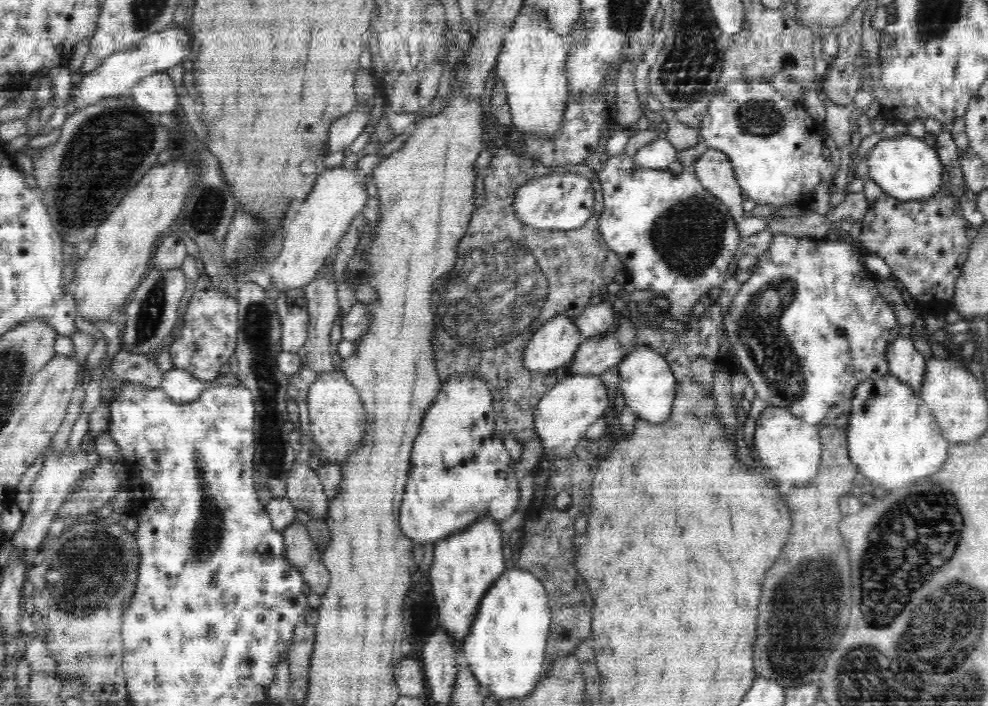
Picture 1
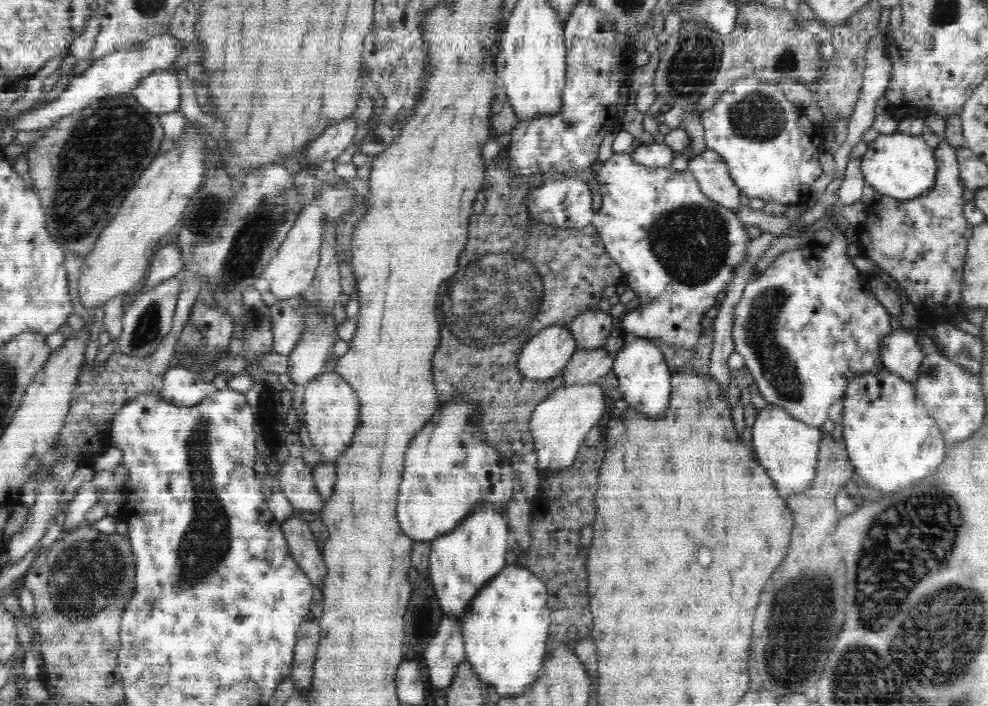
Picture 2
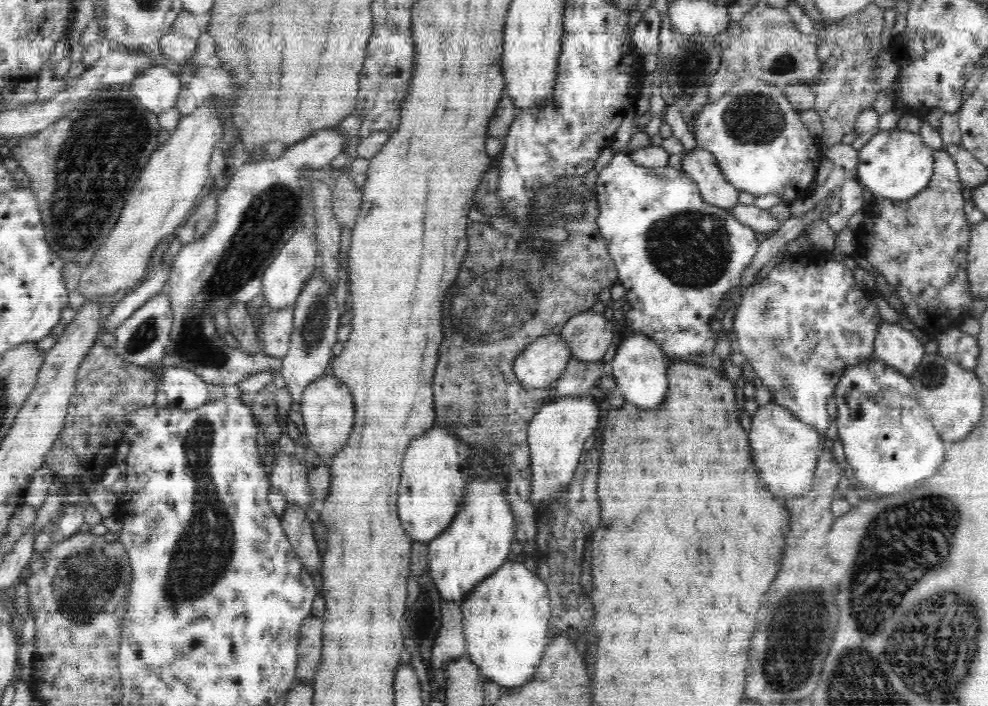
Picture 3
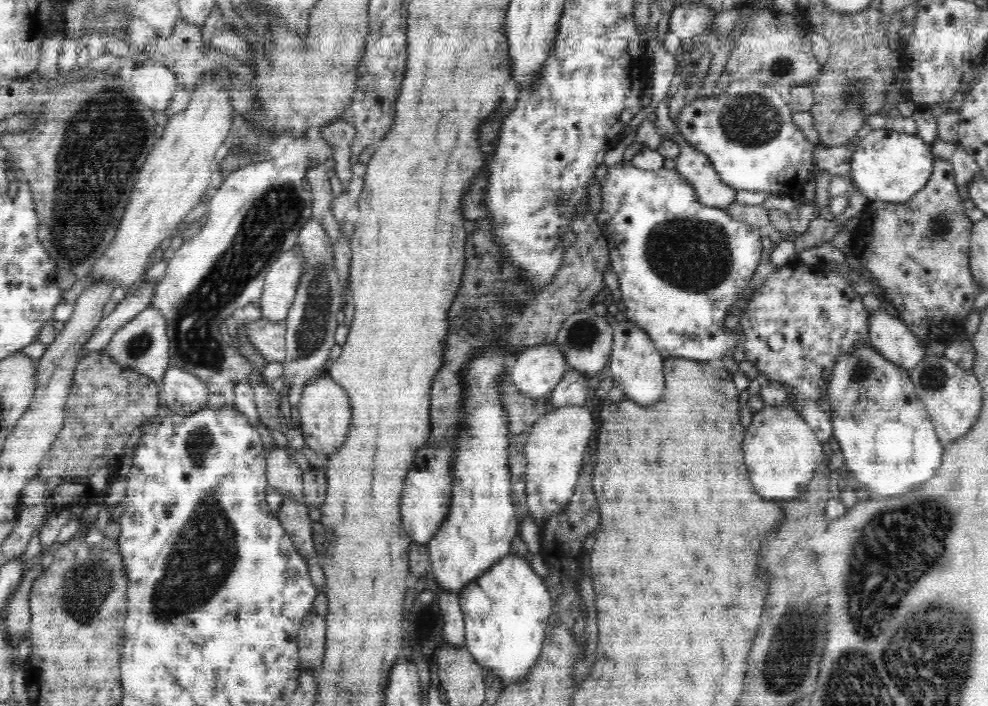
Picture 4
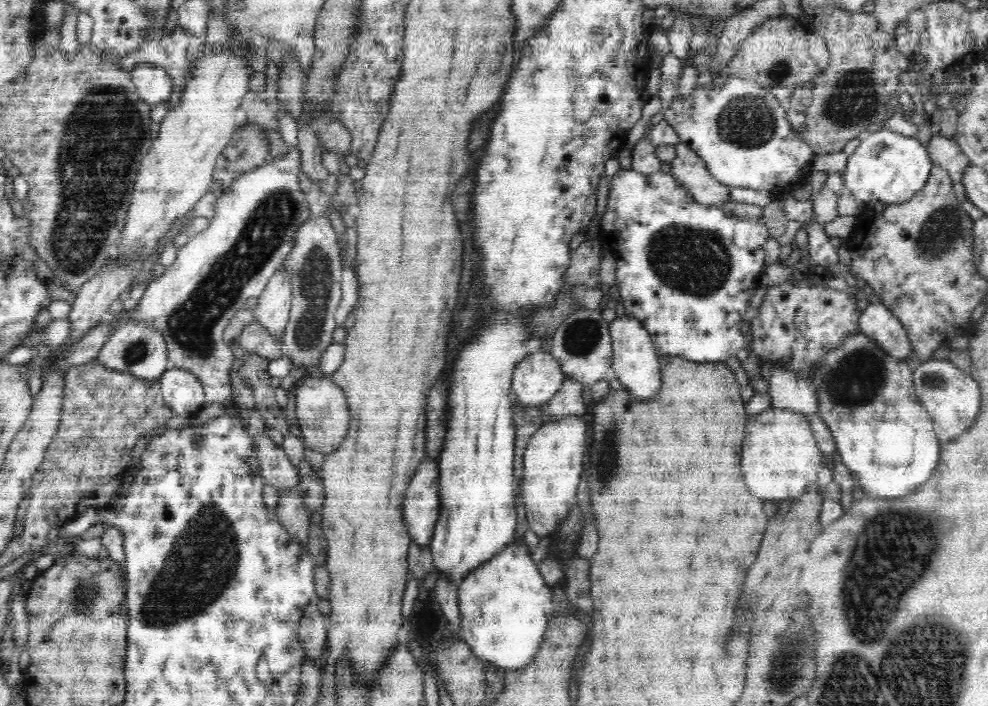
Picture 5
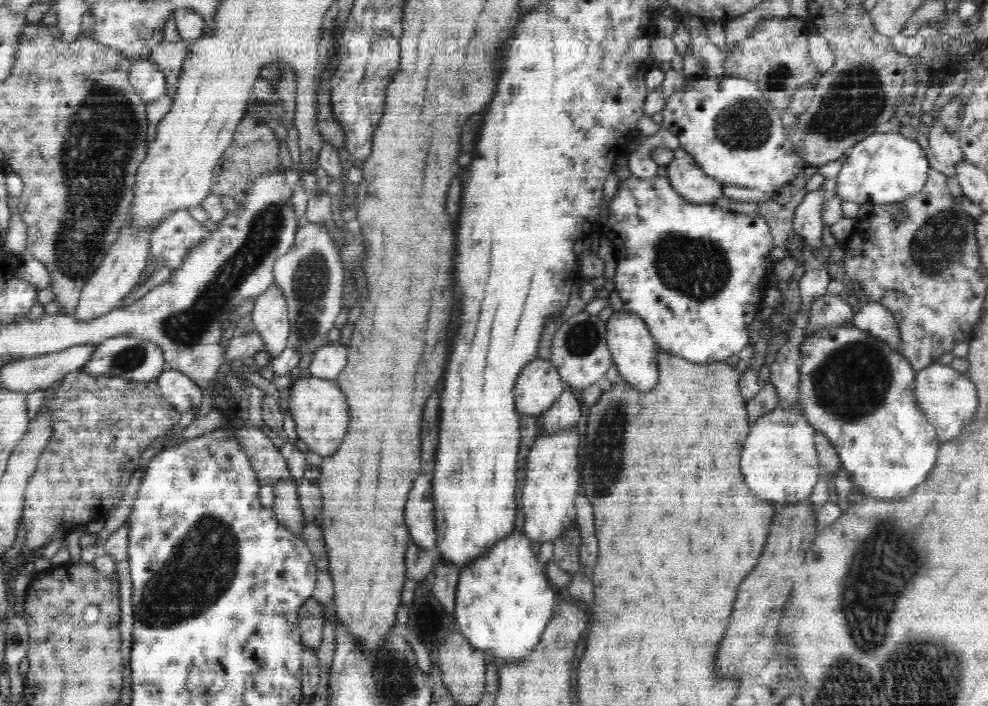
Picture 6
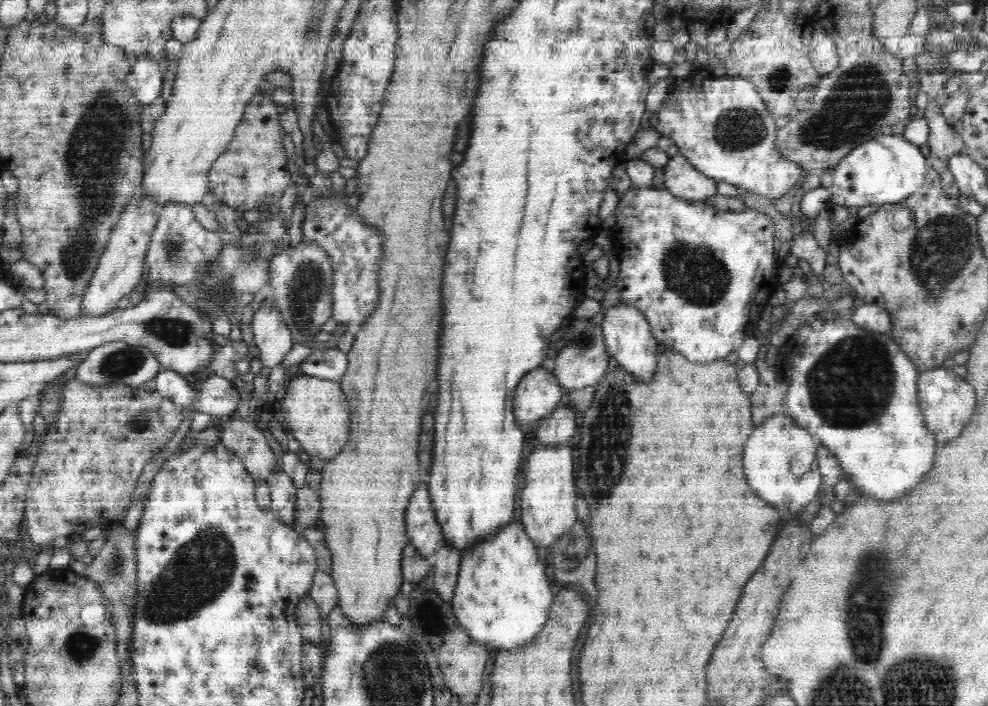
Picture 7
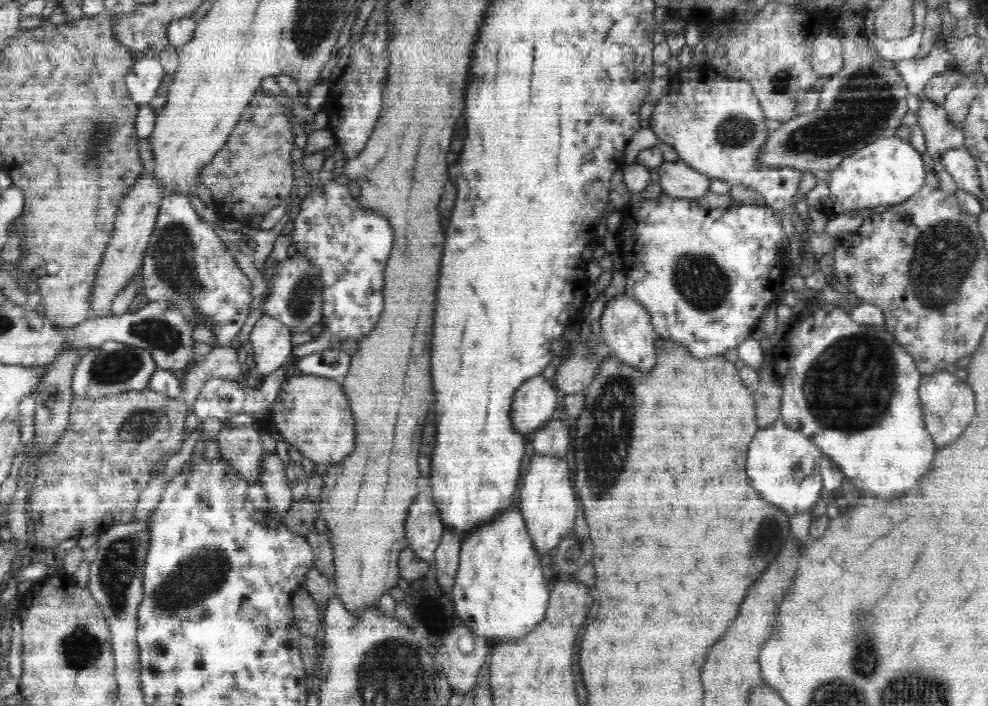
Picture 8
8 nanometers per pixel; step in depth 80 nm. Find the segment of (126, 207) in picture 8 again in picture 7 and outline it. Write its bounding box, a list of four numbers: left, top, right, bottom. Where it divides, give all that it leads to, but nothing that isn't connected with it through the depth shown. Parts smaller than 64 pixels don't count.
[81,197,159,316]

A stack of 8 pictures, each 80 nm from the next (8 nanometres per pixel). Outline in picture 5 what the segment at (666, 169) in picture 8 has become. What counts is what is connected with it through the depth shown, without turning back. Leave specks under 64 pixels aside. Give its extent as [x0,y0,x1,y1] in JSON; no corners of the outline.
[669,142,732,206]

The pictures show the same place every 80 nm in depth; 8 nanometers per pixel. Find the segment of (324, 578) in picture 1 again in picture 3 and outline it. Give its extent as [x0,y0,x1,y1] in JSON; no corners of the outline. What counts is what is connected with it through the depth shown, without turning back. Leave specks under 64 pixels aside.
[280,506,322,573]

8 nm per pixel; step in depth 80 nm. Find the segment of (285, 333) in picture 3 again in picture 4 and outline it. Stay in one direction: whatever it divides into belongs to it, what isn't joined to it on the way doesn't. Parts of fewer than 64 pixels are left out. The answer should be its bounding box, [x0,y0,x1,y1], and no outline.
[245,318,286,362]

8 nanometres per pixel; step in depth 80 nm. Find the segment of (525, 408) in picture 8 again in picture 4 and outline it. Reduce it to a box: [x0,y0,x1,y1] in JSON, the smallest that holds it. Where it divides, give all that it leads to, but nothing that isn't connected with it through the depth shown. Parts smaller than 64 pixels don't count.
[508,342,568,398]

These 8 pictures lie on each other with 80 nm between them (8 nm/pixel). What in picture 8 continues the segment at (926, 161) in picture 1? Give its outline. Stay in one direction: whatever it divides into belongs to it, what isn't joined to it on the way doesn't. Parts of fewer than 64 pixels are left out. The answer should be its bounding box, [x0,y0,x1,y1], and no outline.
[821,135,927,218]

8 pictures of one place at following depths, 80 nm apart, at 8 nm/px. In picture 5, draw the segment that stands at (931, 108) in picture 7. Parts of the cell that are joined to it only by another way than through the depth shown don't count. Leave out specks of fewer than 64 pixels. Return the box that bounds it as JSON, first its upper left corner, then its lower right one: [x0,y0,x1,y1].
[927,133,972,181]

